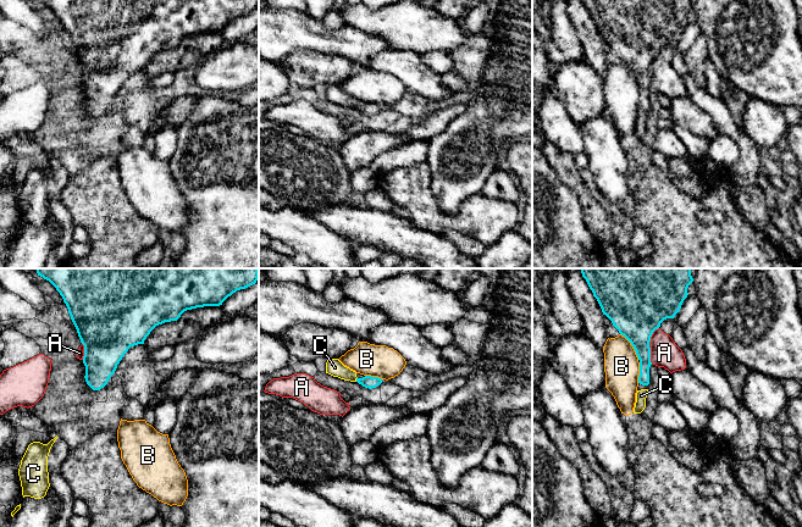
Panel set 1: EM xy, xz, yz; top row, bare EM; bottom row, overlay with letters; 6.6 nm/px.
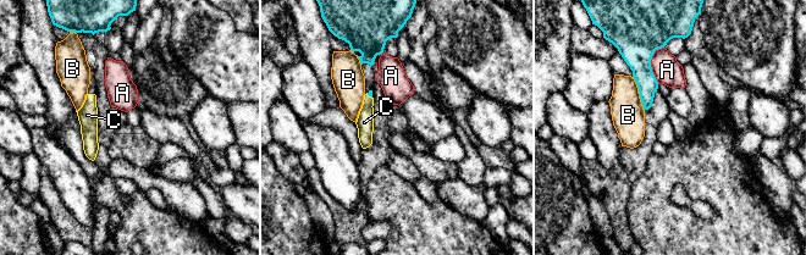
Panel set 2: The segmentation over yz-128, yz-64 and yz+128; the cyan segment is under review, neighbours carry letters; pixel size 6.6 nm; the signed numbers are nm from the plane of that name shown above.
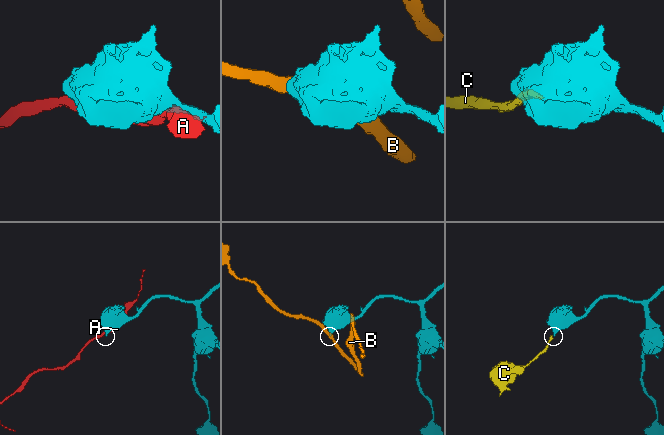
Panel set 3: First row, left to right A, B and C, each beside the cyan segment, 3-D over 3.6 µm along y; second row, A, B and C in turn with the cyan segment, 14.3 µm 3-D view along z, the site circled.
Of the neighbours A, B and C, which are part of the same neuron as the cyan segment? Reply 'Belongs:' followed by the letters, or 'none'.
Belongs: C

